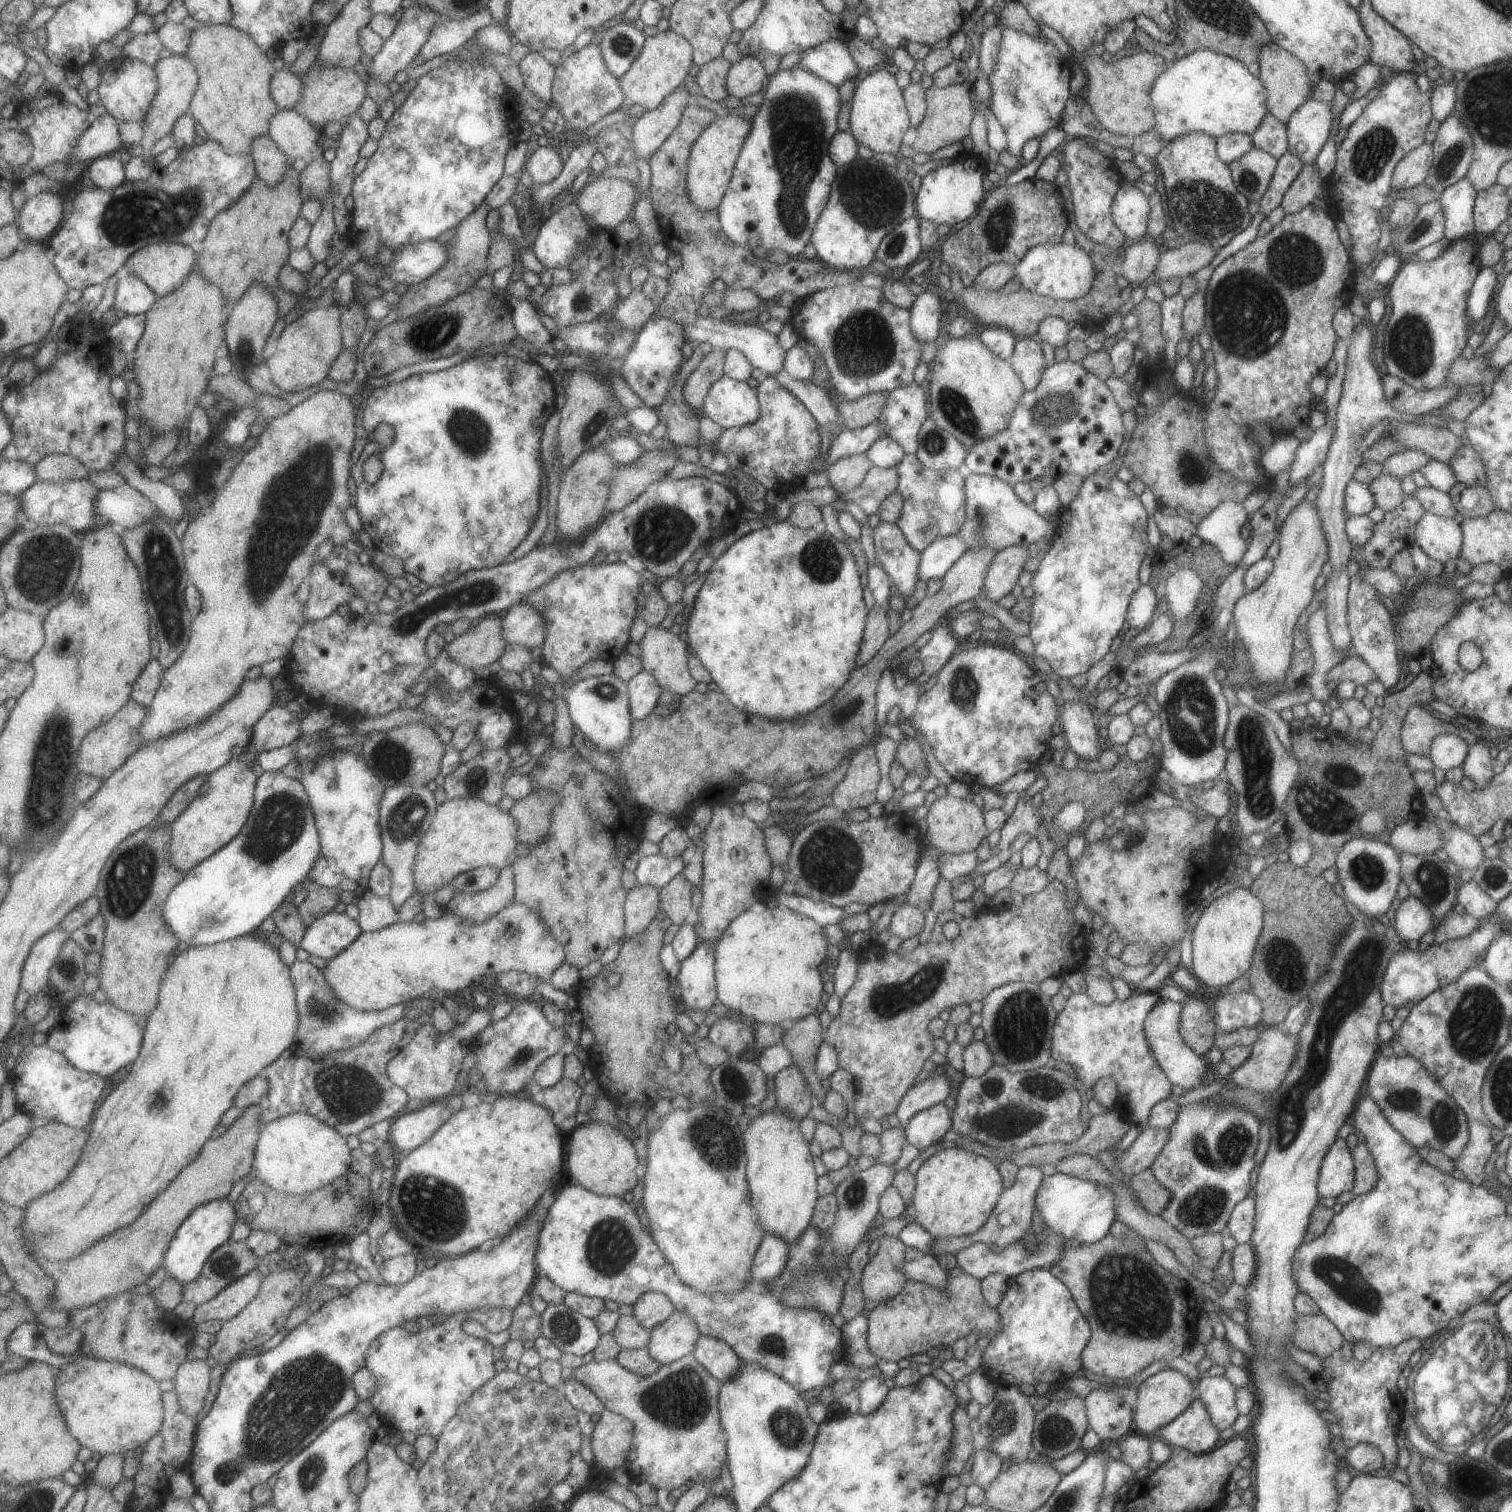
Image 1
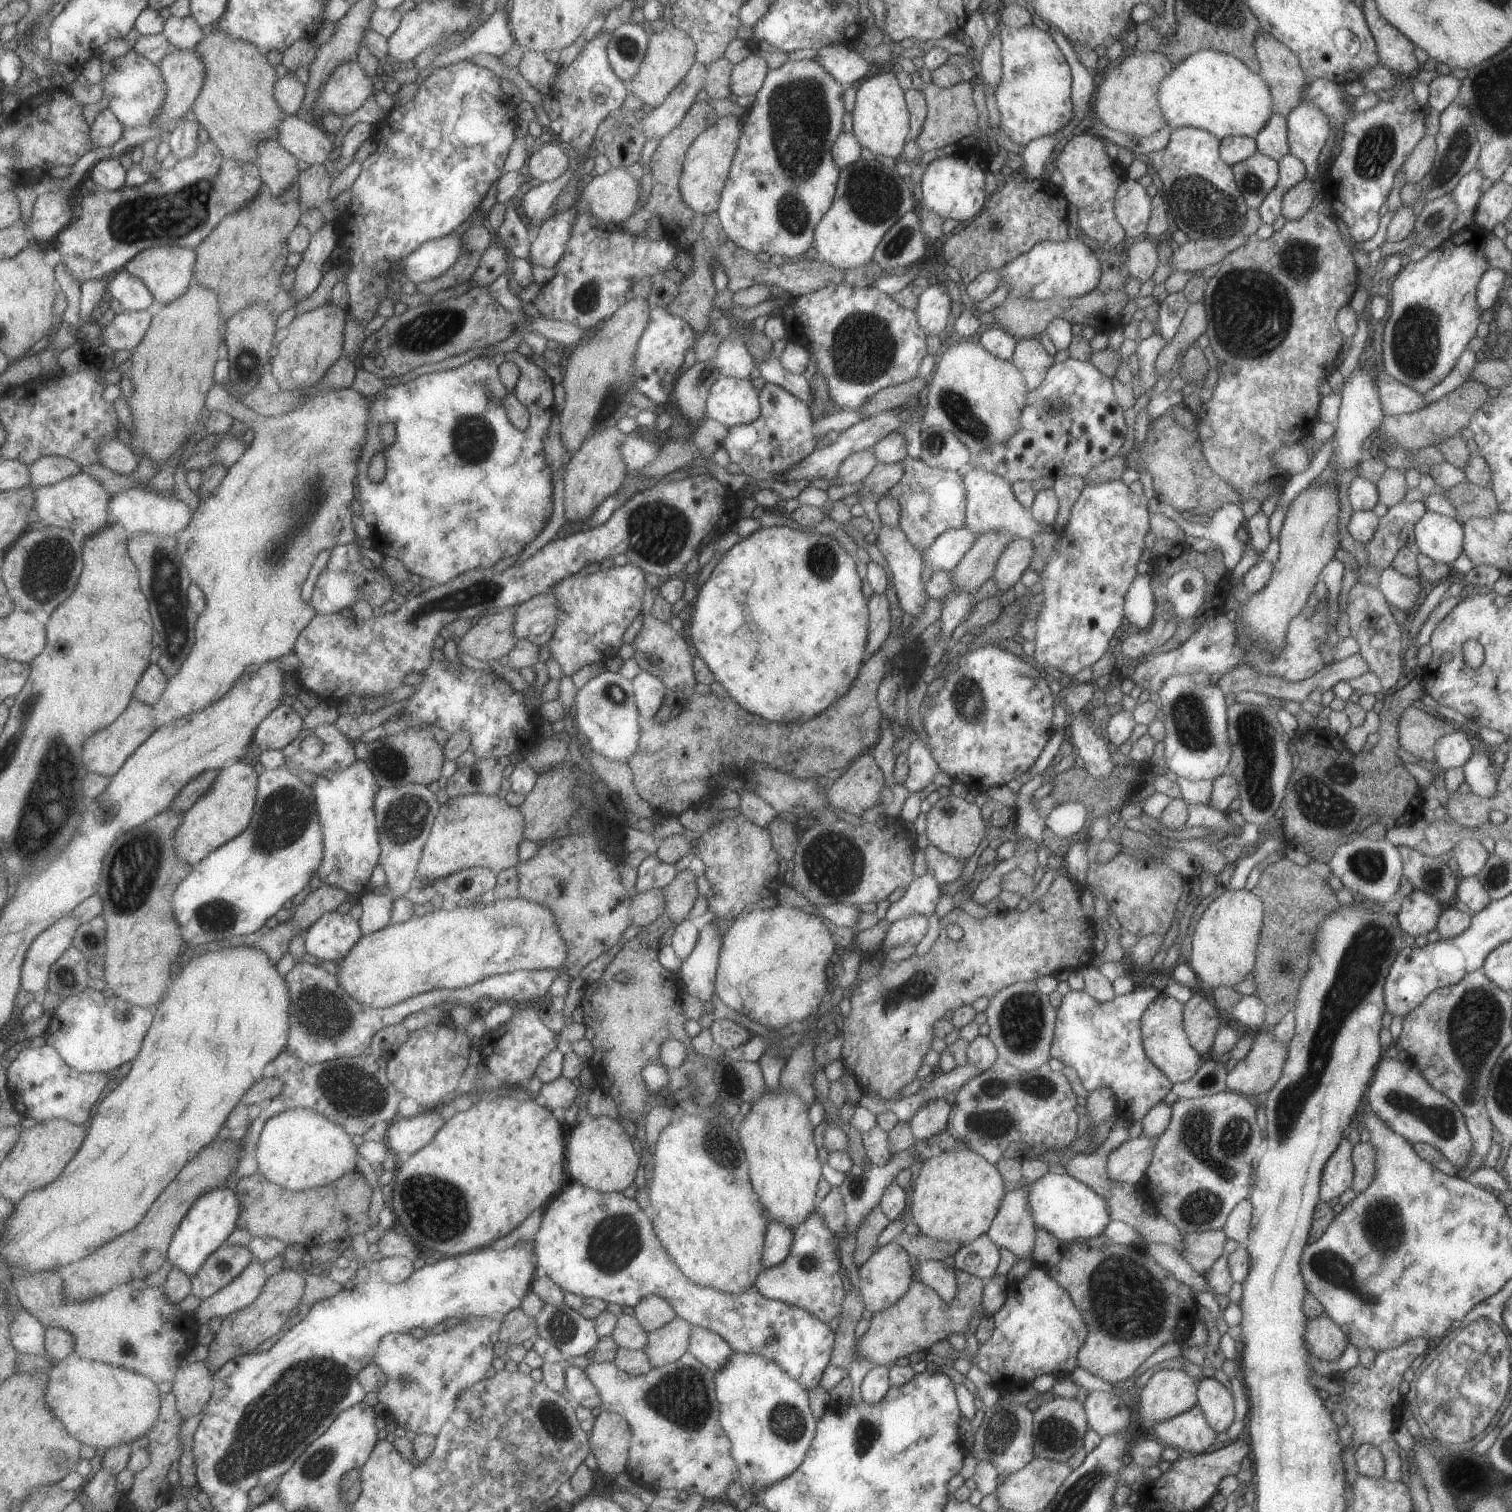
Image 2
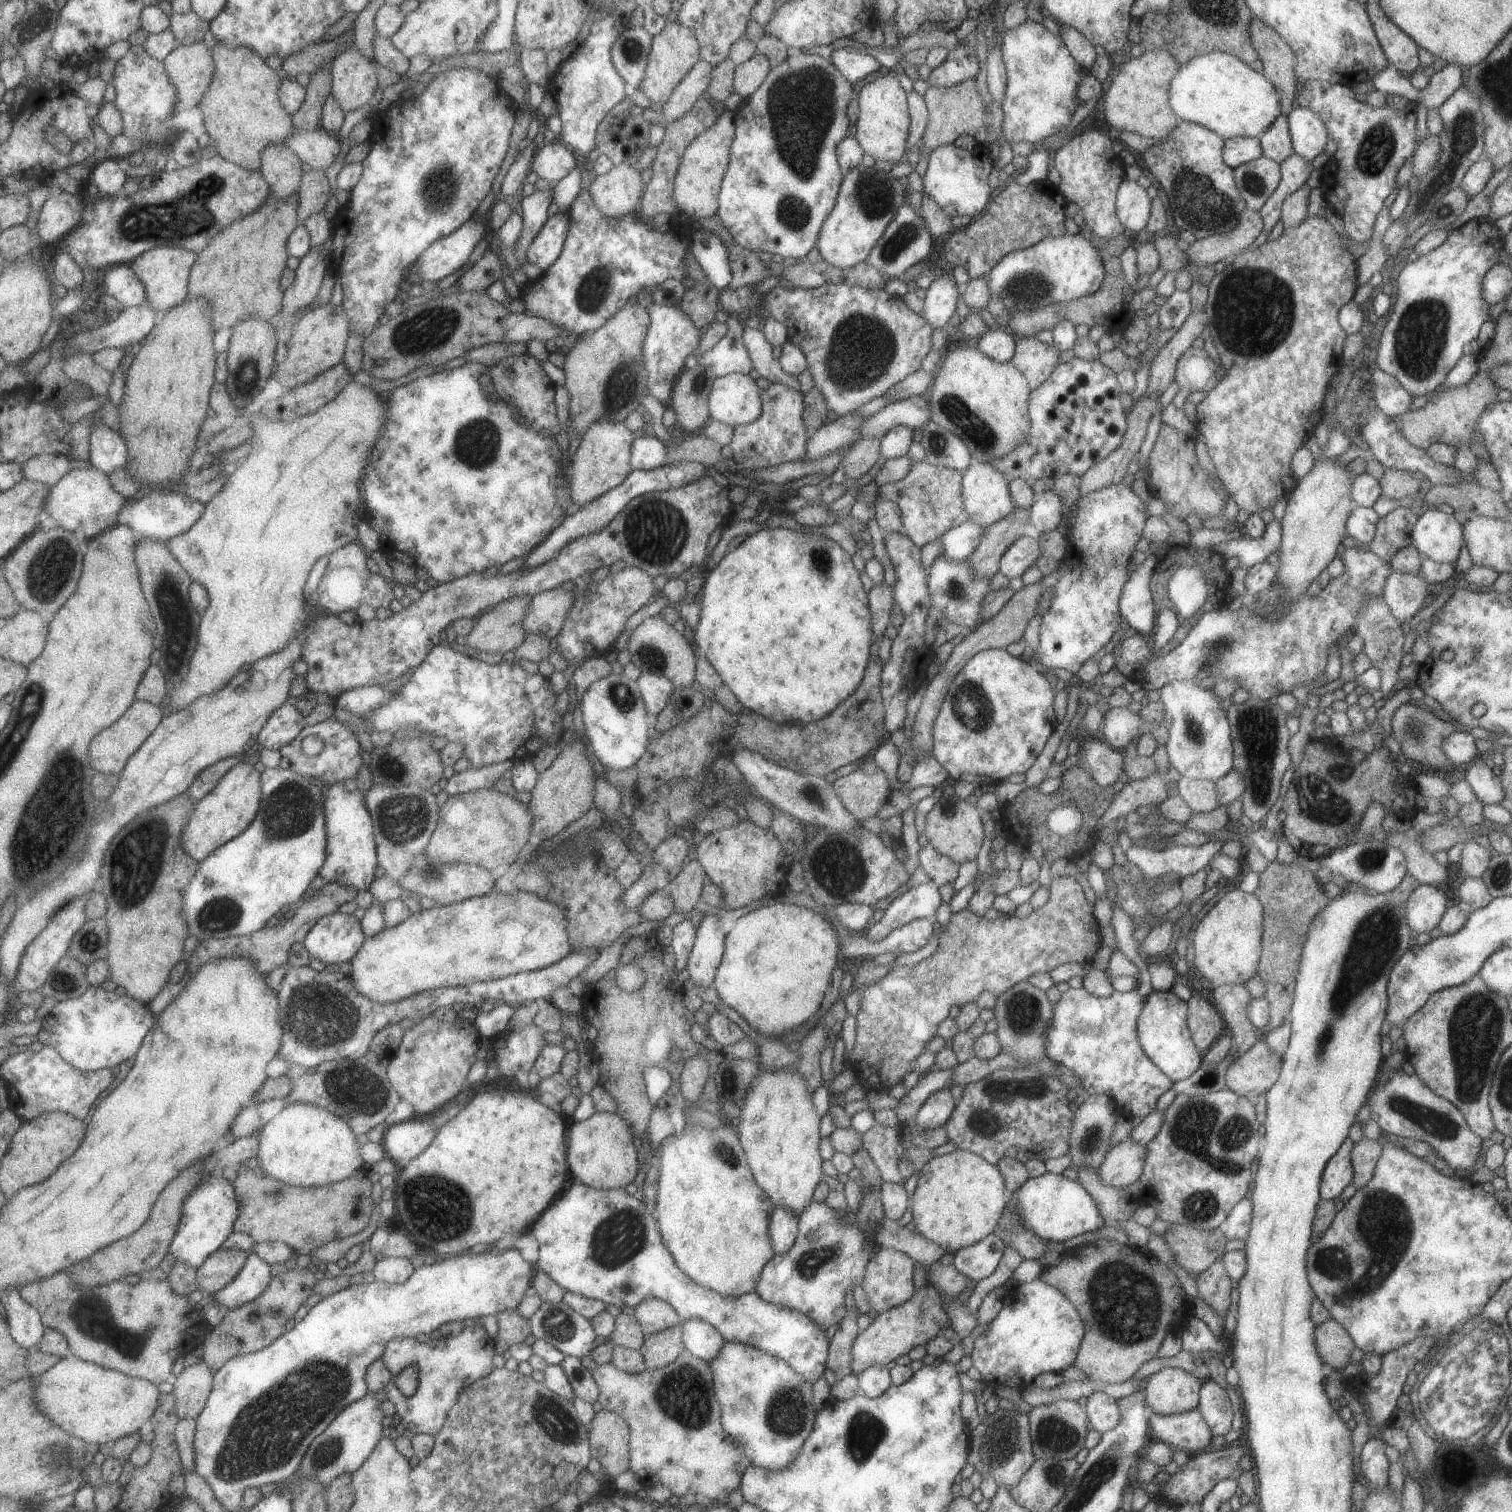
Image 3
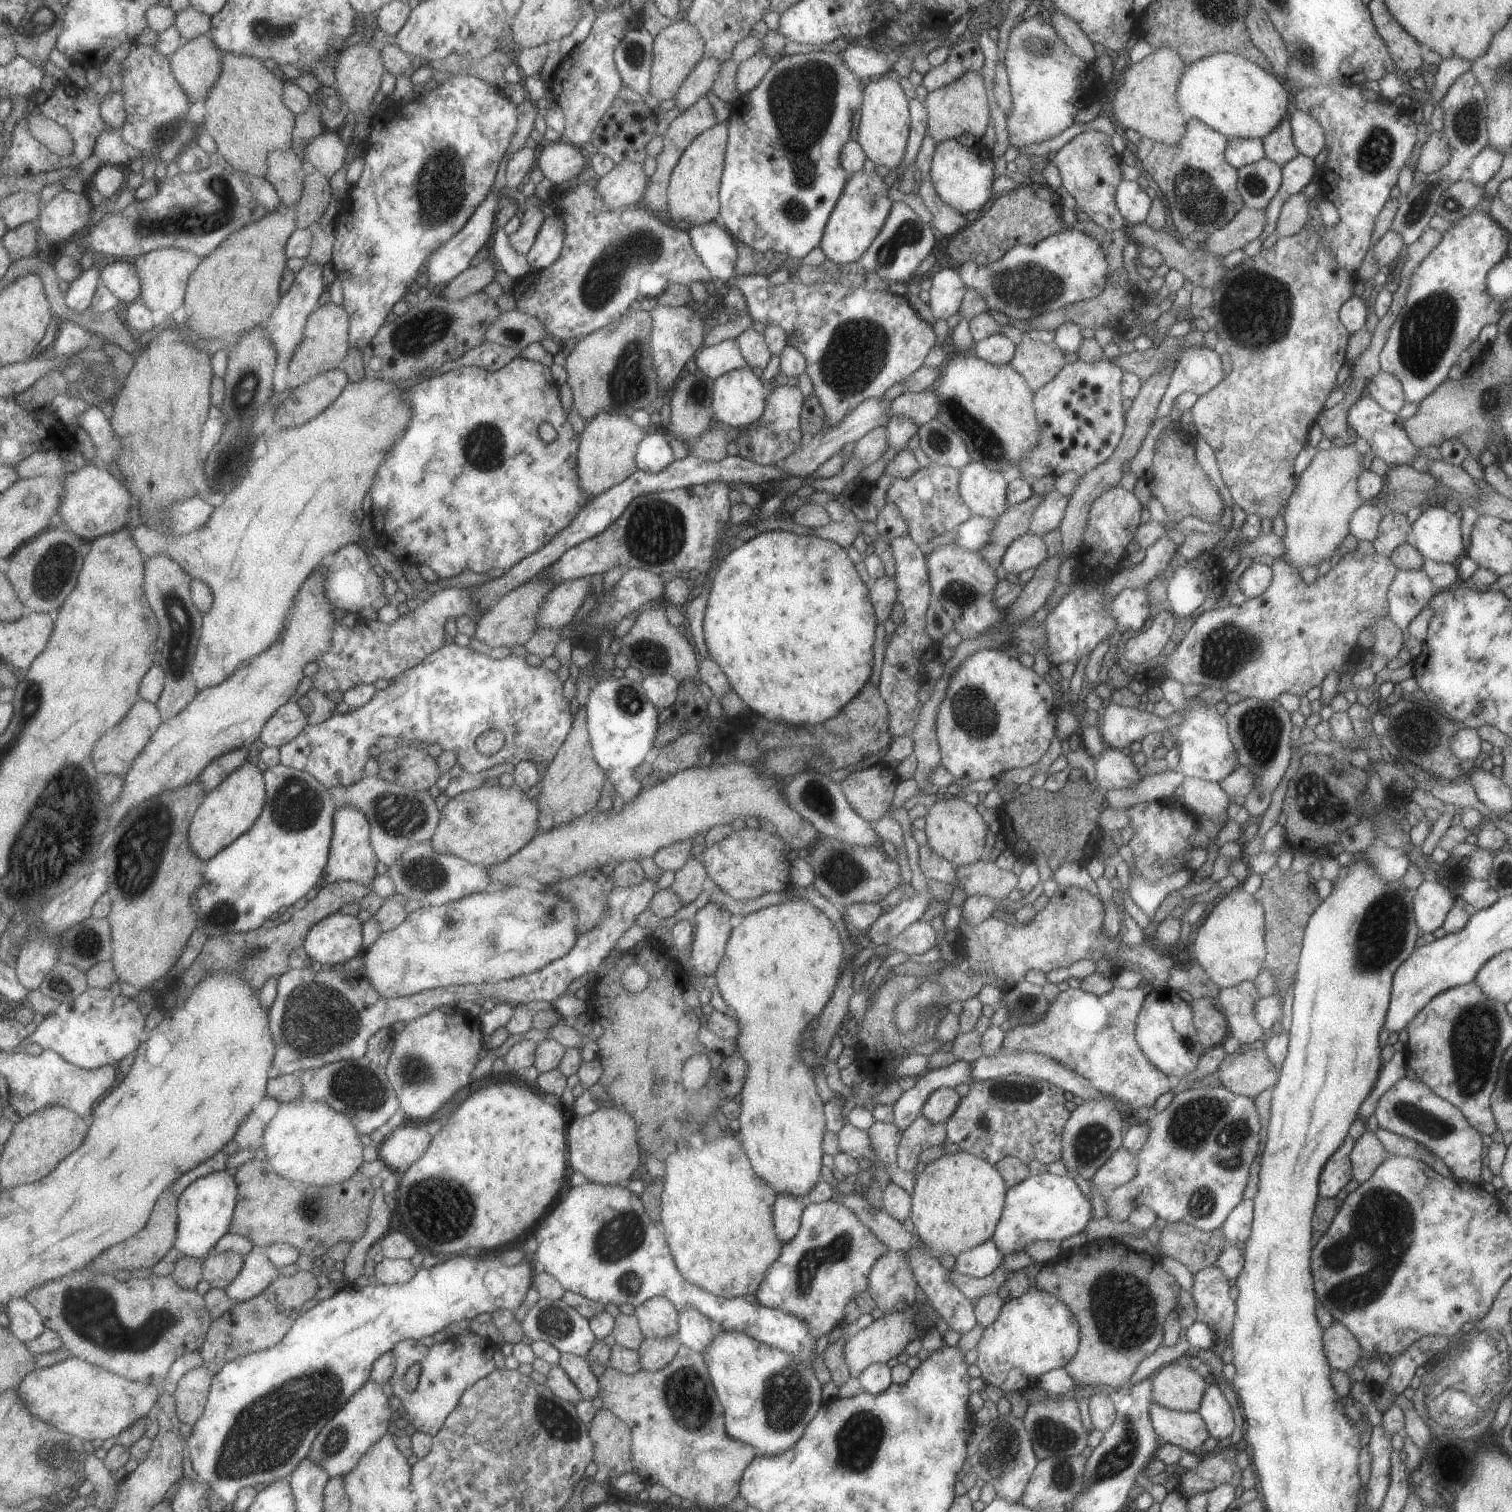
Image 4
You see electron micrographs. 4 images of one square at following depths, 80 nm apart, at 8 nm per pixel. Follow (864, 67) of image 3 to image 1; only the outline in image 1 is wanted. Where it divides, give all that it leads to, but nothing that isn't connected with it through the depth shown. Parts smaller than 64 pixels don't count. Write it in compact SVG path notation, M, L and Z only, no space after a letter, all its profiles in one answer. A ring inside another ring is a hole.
M839 39L825 41L802 51L802 56L796 65L816 74L824 81L838 87L845 80L855 80L861 70L853 61L847 45Z

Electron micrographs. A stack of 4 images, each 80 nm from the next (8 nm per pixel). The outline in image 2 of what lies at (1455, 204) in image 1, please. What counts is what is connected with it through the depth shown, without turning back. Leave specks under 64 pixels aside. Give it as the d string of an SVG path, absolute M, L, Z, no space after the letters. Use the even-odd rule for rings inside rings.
M1473 167L1459 179L1457 186L1449 193L1457 207L1456 216L1449 226L1451 233L1458 233L1473 223L1474 210L1483 193L1484 182L1480 170Z

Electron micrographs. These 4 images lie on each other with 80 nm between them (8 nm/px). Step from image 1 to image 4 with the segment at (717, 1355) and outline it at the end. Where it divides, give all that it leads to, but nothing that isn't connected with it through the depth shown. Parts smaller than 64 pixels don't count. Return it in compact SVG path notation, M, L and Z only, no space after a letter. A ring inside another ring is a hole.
M687 1305L678 1312L678 1339L681 1345L685 1345L695 1352L702 1350L720 1330L708 1316L701 1314L695 1307Z

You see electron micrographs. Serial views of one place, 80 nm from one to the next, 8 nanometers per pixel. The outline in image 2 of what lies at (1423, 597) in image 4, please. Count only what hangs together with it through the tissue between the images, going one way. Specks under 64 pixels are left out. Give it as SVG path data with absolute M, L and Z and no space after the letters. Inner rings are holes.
M1393 568L1381 570L1375 587L1389 606L1406 614L1415 611L1423 597L1417 578L1399 574Z

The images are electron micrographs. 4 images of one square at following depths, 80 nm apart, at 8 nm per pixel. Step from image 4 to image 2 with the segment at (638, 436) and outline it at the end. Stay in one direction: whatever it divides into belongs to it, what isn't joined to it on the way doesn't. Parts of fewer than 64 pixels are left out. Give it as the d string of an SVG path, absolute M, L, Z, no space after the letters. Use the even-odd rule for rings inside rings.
M616 426L595 431L583 439L580 447L566 463L563 472L565 489L562 504L565 523L569 523L571 528L568 532L575 533L583 529L584 520L594 511L594 508L624 482L628 470L622 459L620 445L626 438L627 434L617 430Z

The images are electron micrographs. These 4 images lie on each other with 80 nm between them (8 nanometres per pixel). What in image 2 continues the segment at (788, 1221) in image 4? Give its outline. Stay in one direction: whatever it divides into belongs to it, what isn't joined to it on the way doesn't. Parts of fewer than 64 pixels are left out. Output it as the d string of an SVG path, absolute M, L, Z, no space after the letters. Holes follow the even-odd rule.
M775 1219L769 1220L764 1236L762 1269L779 1264L787 1256L792 1240L792 1228L790 1226Z

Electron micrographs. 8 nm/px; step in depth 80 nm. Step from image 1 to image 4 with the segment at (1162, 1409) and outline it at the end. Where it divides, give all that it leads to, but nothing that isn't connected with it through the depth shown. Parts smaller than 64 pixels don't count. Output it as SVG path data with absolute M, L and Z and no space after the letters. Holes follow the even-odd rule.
M1171 1362L1152 1376L1152 1400L1171 1410L1195 1412L1209 1382L1185 1362Z

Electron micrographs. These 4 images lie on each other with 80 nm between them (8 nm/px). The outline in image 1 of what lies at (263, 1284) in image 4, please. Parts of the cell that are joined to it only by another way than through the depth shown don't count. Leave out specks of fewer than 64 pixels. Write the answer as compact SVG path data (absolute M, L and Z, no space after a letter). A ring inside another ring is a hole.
M251 1269L246 1276L233 1281L225 1290L205 1304L198 1305L191 1318L193 1324L204 1324L233 1318L258 1293L263 1275Z

